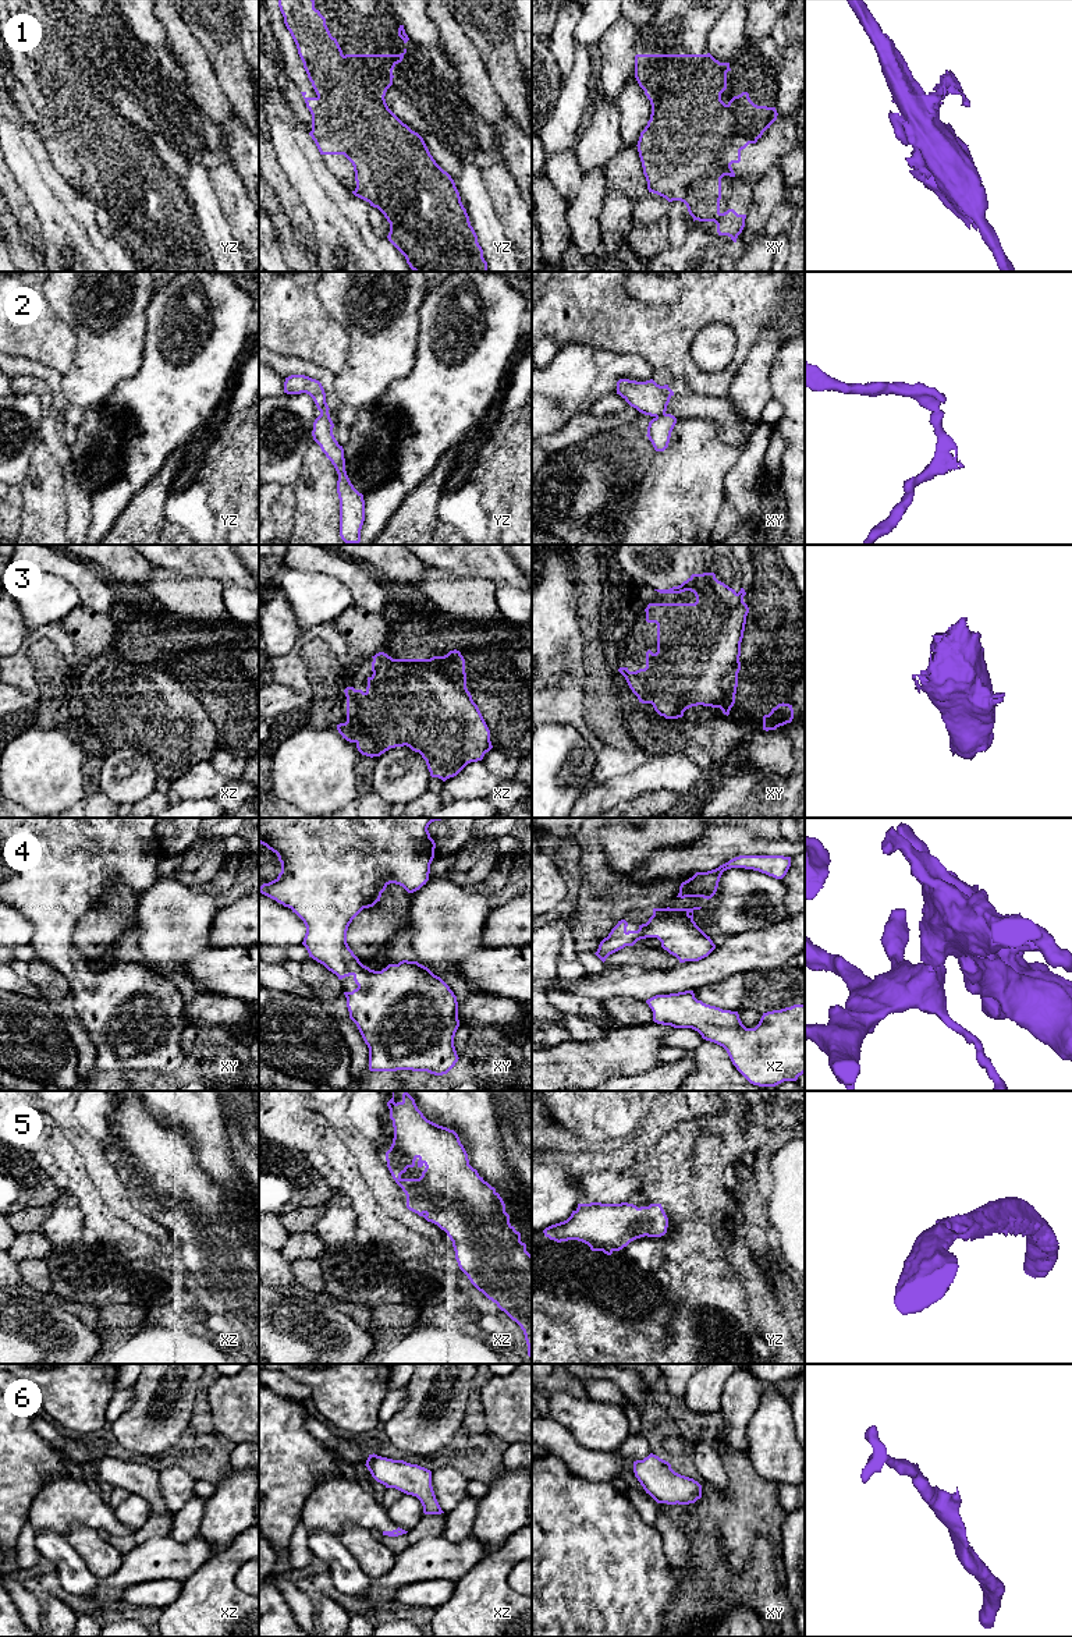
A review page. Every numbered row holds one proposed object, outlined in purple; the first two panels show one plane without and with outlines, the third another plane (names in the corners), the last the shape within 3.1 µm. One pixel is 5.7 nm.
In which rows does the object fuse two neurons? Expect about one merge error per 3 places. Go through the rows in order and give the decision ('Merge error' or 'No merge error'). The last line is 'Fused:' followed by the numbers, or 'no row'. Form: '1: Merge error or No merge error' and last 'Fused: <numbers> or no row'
1: No merge error
2: Merge error
3: No merge error
4: No merge error
5: No merge error
6: No merge error
Fused: 2

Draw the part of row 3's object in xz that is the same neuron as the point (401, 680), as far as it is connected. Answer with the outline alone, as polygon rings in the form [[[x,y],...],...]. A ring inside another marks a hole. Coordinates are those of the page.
[[[450,651],[444,656],[430,659],[393,659],[384,652],[376,653],[372,662],[373,674],[368,677],[368,687],[355,690],[347,687],[347,722],[337,724],[338,733],[366,757],[380,757],[390,748],[409,747],[426,761],[432,777],[446,782],[457,776],[468,763],[482,761],[493,745],[490,730],[466,688],[465,659],[459,651]]]

